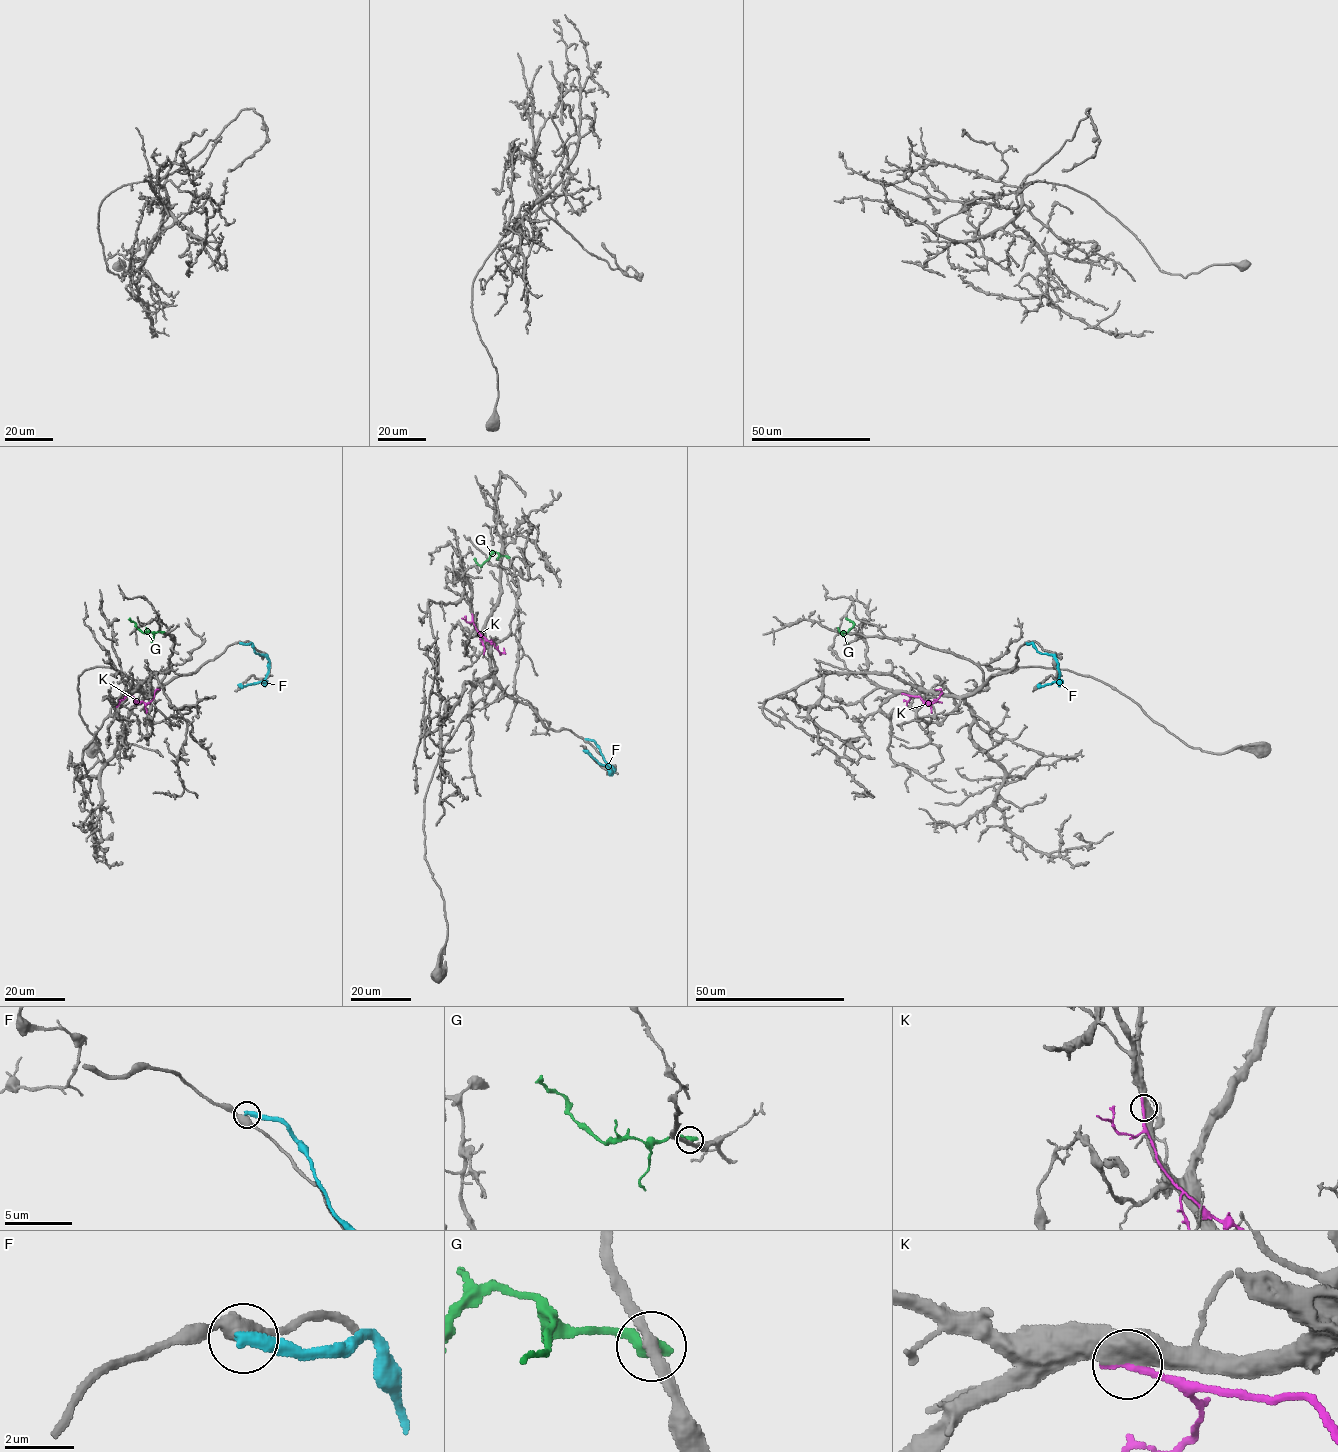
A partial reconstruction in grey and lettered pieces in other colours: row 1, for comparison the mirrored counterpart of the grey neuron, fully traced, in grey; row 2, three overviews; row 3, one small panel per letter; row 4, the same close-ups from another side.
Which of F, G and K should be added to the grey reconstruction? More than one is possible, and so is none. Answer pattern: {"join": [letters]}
{"join": []}

